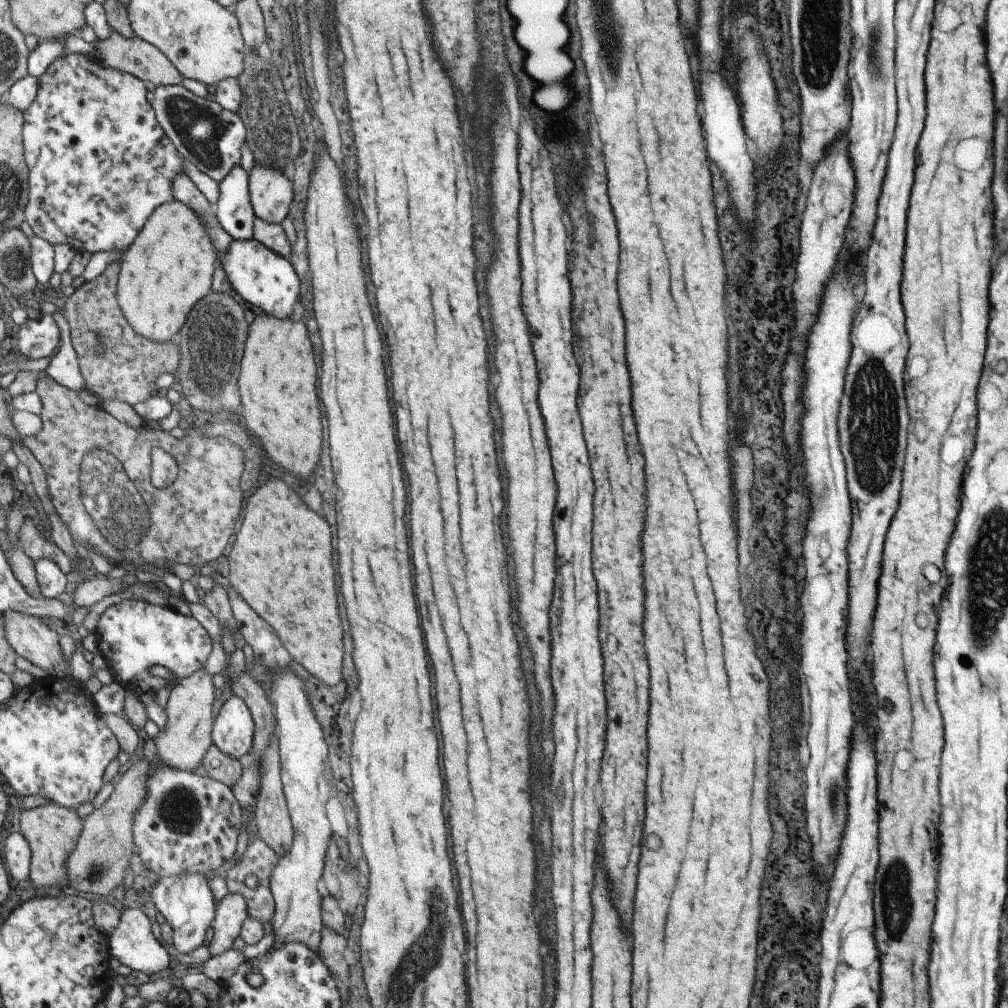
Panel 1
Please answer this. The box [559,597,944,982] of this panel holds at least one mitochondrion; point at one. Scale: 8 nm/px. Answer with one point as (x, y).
(897, 906)

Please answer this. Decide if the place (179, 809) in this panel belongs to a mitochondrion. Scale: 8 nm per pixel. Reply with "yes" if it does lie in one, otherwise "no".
yes

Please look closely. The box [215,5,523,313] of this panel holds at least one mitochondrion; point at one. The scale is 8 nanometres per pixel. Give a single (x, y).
(271, 132)

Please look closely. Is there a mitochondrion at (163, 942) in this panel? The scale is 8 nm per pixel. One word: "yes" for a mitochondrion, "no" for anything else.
no

